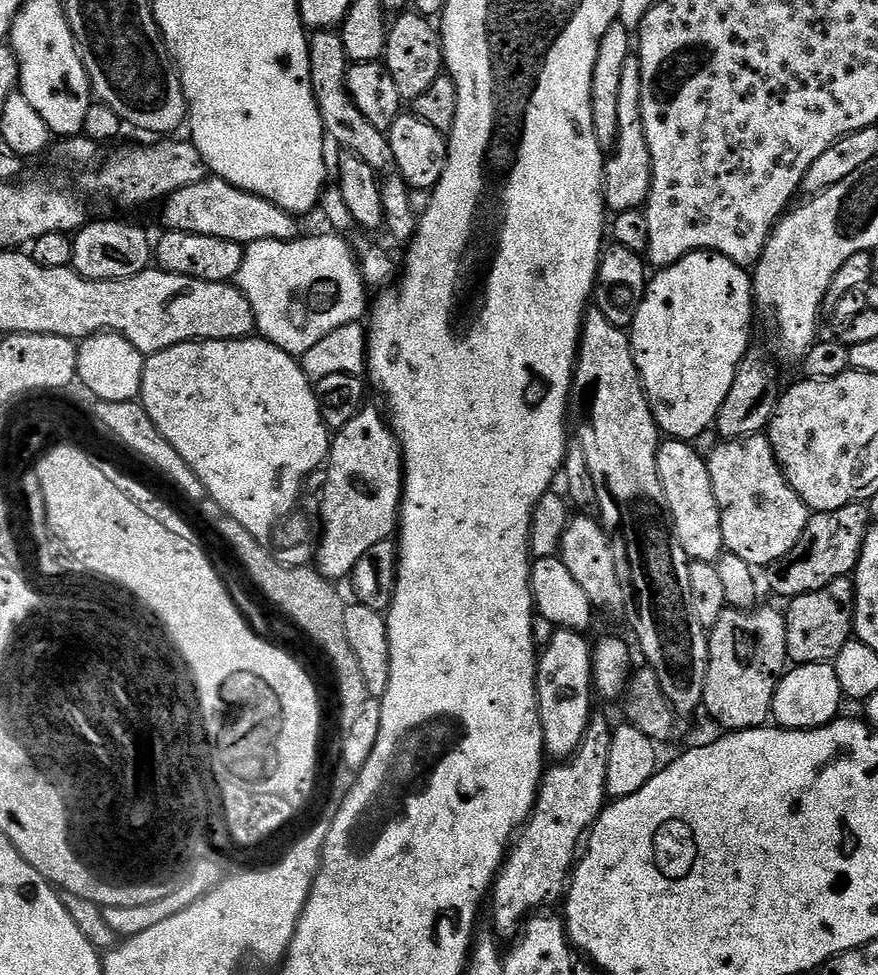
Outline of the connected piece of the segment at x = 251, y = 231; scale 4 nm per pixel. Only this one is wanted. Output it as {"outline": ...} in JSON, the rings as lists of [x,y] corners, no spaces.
{"outline":[[[211,174],[202,182],[194,182],[194,186],[182,186],[163,201],[162,208],[167,231],[206,234],[206,238],[222,238],[245,246],[263,240],[294,240],[302,232],[301,221],[292,213]]]}

